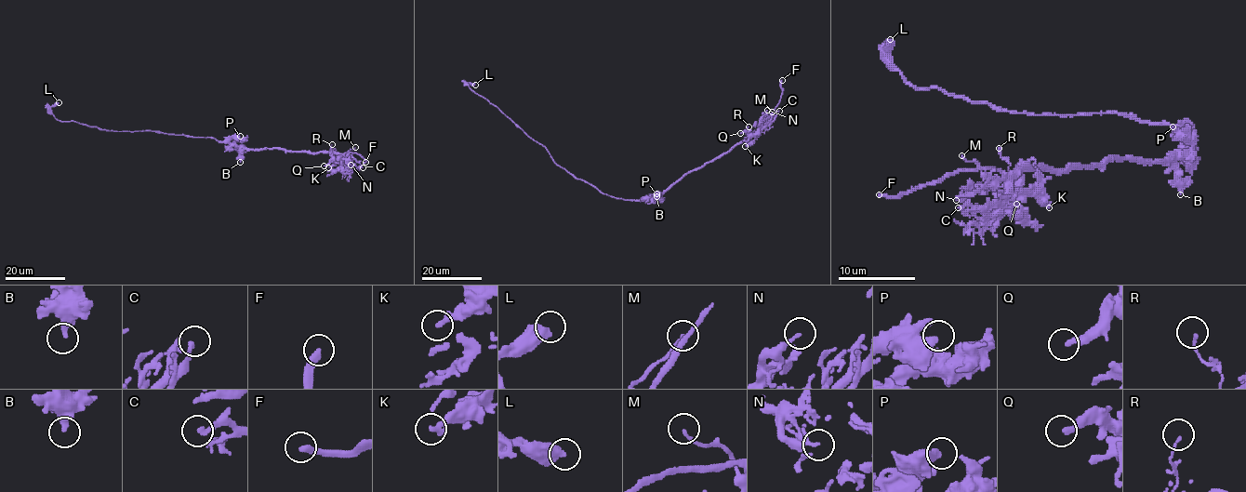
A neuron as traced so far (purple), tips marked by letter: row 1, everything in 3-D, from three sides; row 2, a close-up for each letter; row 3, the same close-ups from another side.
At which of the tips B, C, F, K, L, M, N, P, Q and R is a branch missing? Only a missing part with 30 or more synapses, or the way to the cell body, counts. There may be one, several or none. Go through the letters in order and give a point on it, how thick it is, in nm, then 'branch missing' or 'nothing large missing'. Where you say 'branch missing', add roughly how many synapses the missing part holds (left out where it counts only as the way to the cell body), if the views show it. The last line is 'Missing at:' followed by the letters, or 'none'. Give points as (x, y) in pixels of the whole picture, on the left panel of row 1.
B: (240, 162) | 380 nm | nothing large missing
C: (363, 167) | 180 nm | nothing large missing
F: (365, 162) | 280 nm | branch missing
K: (328, 167) | 320 nm | nothing large missing
L: (59, 102) | 550 nm | nothing large missing
M: (355, 147) | 150 nm | nothing large missing
N: (351, 165) | 120 nm | nothing large missing
P: (240, 136) | 460 nm | nothing large missing
Q: (324, 166) | 280 nm | nothing large missing
R: (332, 144) | 110 nm | nothing large missing
Missing at: F

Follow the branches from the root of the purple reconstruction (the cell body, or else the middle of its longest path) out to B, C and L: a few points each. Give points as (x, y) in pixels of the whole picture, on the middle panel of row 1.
B: (625, 199), (651, 199), (656, 196)
C: (625, 199), (646, 199), (652, 194), (668, 191), (688, 173), (720, 157), (768, 126), (779, 111)
L: (625, 199), (603, 194), (560, 167), (544, 146), (530, 138), (497, 107), (475, 93), (468, 84), (475, 85)

